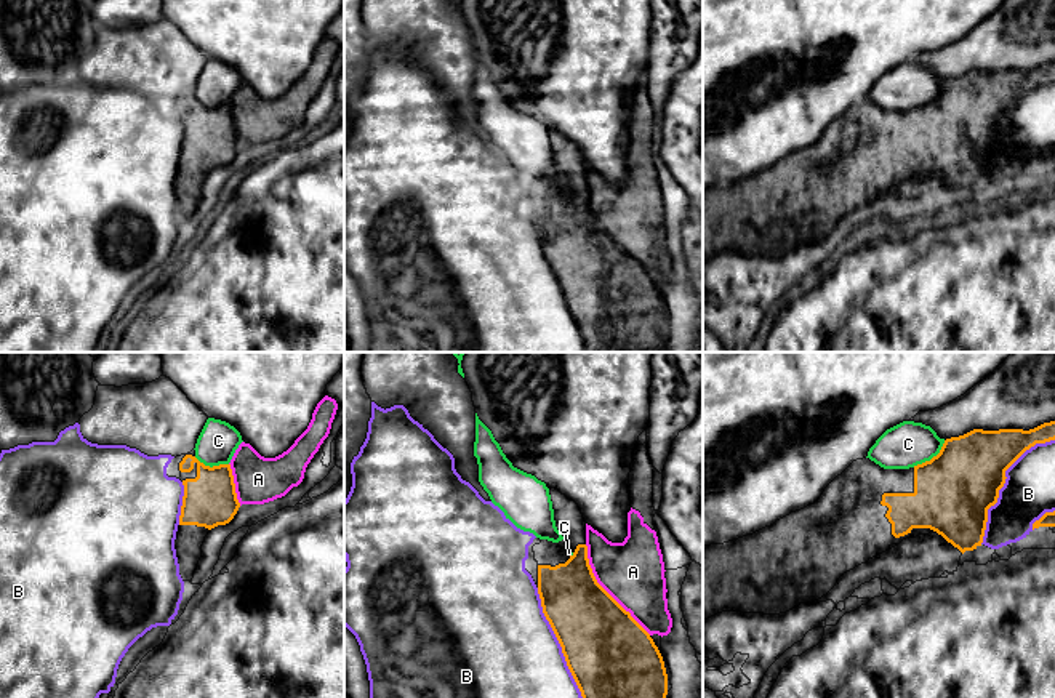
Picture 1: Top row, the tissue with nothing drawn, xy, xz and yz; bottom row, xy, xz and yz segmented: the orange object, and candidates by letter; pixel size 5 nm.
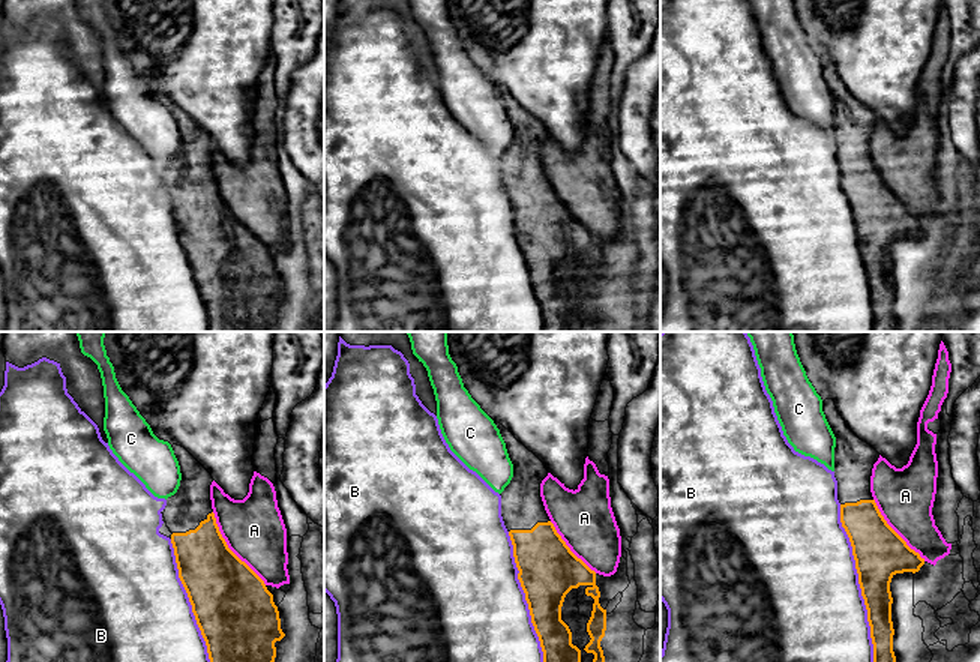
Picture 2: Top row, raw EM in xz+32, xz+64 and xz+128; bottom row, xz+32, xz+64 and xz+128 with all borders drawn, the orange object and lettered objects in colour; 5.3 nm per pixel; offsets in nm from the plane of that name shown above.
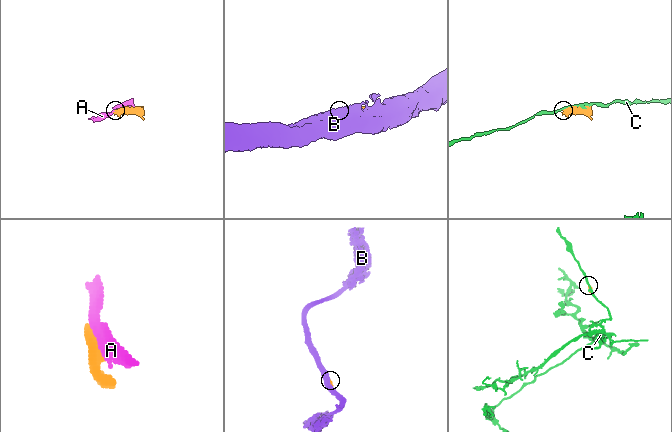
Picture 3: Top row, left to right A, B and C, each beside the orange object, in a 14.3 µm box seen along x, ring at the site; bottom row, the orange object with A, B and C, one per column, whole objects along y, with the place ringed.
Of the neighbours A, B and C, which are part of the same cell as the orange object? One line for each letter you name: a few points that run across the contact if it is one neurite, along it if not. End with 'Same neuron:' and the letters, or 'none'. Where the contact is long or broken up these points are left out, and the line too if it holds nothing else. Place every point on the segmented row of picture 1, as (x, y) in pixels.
Same neuron: none

